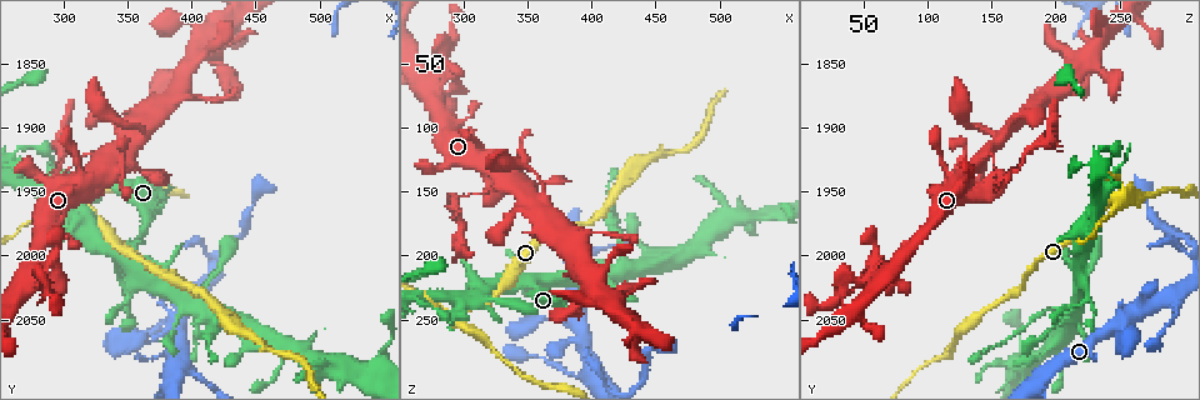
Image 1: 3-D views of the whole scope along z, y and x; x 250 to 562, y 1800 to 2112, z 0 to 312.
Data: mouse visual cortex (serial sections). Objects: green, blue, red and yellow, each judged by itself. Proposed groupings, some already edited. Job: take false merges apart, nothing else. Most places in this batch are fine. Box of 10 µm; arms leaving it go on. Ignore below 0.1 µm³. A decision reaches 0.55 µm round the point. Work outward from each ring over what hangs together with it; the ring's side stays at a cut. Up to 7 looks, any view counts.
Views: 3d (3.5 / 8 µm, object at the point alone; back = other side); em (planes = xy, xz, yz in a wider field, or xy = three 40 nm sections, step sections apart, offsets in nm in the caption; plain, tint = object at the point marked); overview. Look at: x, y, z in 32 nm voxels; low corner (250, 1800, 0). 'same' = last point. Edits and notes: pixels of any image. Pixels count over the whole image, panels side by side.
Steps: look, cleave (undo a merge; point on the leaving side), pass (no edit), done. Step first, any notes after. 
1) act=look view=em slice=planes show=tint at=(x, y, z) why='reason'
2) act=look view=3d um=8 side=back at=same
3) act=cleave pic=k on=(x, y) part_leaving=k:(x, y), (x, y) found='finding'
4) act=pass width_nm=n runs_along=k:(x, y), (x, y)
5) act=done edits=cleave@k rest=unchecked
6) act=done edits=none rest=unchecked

act=look view=3d um=3.5 at=(332, 1924, 140) why='three-way junction'

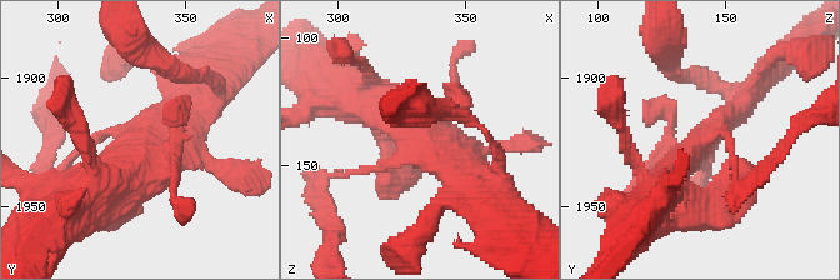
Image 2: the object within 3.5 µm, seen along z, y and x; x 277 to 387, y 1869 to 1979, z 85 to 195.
act=look view=em slice=xy step=5 show=tint at=(335, 1923, 140)

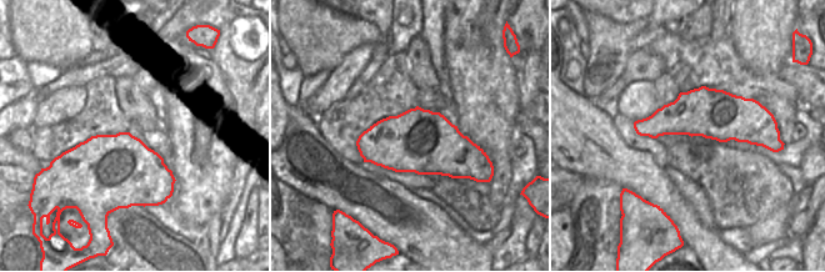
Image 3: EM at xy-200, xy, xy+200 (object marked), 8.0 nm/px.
act=look view=em slice=planes show=tint at=same

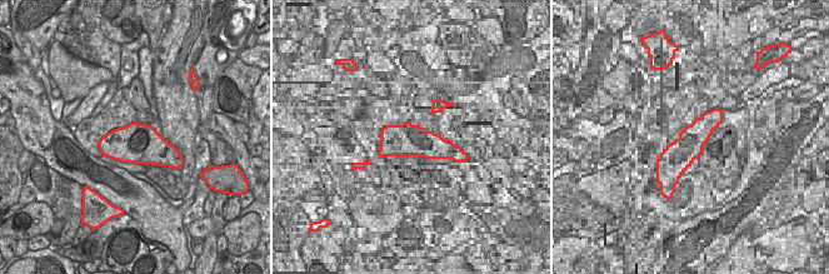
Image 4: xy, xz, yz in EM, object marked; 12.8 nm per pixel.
act=pass found='one cell here'

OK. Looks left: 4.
act=look view=3d um=8 at=(352, 1998, 220) why='sharp bend'

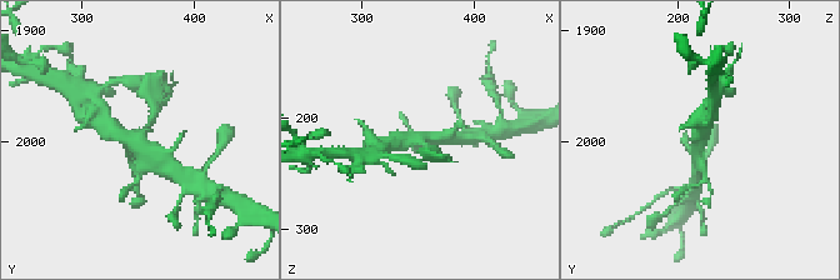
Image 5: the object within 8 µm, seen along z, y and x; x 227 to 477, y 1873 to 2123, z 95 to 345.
act=look view=em slice=planes show=tint at=same arm_widths_nm=150,350 why='now the EM'

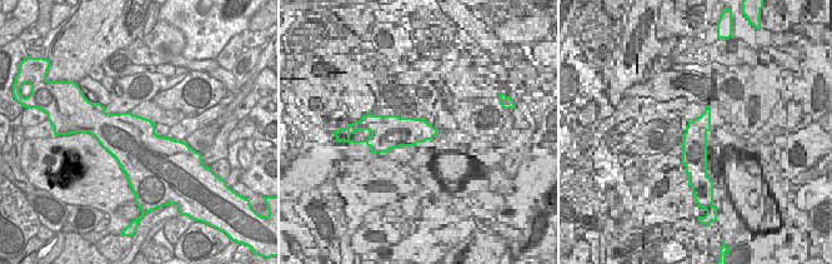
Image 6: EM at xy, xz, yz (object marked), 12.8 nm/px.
act=pass runs_along=5:(154, 110), (139, 143), (168, 163) found='one cell here'

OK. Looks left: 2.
act=look view=3d um=3.5 at=(542, 2092, 166) why='sharp bend'

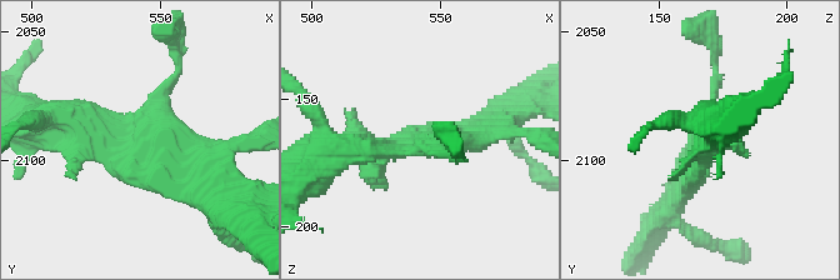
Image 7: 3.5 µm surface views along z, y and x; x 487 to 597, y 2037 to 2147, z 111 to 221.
act=look view=em slice=xy step=3 show=tint at=(540, 2094, 169)

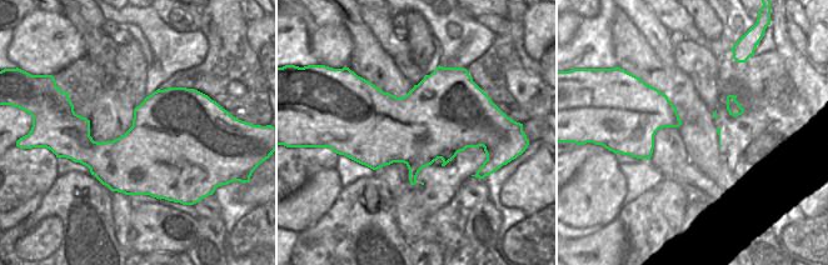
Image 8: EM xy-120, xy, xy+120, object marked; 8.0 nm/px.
act=pass runs_along=7:(58, 116), (135, 143), (178, 74) found='continuous, no second cell'

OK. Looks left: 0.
act=done edits=none rest=unchecked

